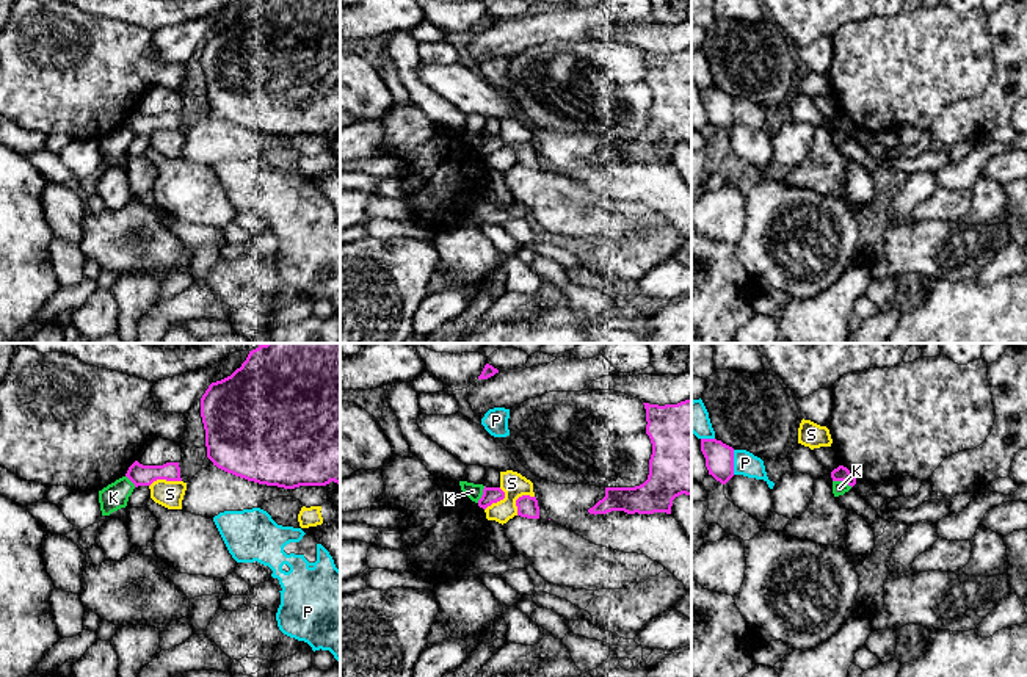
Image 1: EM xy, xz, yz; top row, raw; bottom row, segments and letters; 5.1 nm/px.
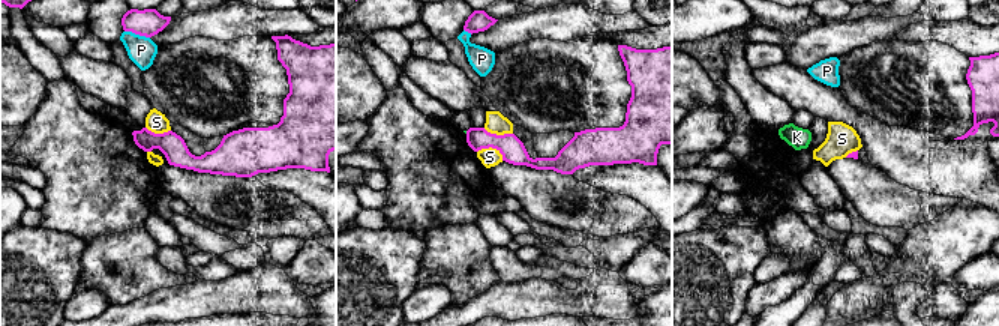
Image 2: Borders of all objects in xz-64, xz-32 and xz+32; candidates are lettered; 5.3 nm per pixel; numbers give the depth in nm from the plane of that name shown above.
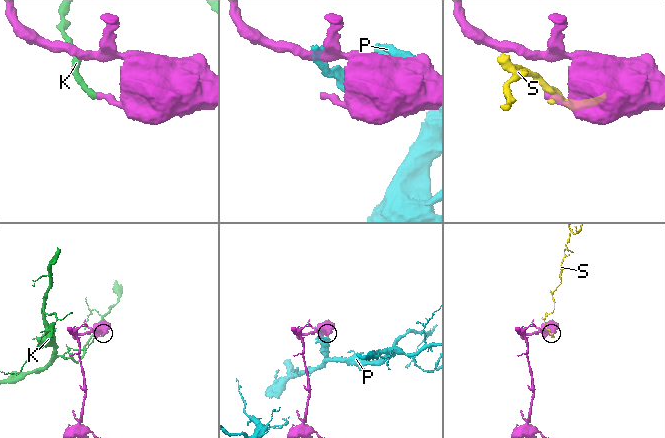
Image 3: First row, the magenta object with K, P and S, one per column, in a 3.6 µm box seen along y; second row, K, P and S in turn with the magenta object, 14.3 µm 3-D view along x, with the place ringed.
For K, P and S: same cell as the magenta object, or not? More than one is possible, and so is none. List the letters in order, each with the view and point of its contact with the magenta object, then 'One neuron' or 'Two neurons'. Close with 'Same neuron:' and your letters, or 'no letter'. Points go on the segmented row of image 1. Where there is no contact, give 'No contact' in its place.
K: Touches magenta at yz (842, 480). Two neurons
P: Touches magenta at yz (733, 463). Two neurons
S: Touches magenta at xz (518, 499). Two neurons
Same neuron: no letter

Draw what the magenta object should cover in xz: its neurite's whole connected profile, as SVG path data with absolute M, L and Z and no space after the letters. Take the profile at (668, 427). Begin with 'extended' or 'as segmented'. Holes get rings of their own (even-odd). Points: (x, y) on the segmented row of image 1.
as segmented | M691 398L677 404L643 404L652 443L648 480L635 487L605 487L605 497L590 514L671 514L676 497L691 495Z

